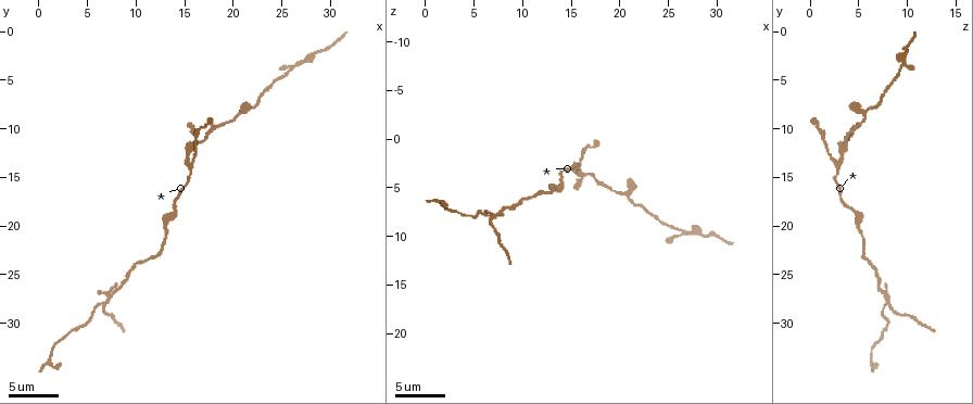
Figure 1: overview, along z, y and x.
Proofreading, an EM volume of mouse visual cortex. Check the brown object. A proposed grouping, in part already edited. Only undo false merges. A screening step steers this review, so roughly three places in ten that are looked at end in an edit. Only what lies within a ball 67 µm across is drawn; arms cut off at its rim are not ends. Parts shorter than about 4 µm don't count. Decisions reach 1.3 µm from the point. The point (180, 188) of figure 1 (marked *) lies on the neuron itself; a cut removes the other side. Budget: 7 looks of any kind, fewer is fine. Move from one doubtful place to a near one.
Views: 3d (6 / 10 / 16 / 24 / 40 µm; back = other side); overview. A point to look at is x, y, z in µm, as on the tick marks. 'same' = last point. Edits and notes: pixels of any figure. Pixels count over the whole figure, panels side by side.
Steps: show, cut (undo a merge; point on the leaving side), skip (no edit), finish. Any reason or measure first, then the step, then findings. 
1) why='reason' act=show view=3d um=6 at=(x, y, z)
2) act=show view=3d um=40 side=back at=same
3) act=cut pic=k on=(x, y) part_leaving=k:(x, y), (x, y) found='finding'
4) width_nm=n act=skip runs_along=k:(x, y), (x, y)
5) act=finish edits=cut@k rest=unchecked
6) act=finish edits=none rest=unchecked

why='three-way junction' act=show view=3d um=10 at=(15.6, 13.6, 3.0)

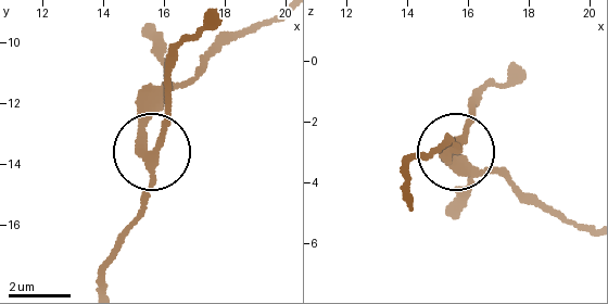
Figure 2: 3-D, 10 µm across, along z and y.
width_nm=270 act=skip found='all the same neuron'

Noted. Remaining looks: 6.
why='calibre changes' act=show view=3d um=10 at=(13.0, 20.0, 5.0)

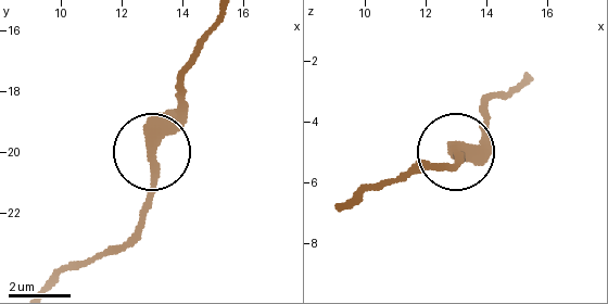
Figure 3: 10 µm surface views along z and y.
why='other side' act=show view=3d um=10 side=back at=(13.0, 19.9, 4.9)

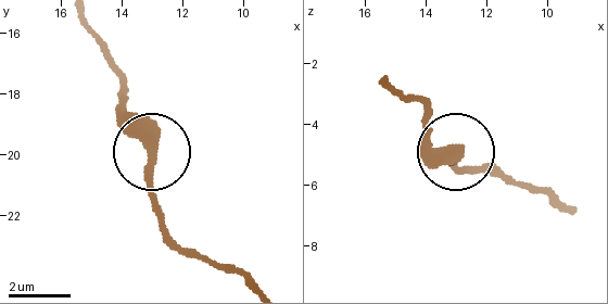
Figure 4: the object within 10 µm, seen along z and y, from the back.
act=skip found='all the same neuron'

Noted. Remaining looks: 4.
why='three-way junction' act=show view=3d um=10 at=(6.4, 27.8, 8.2)

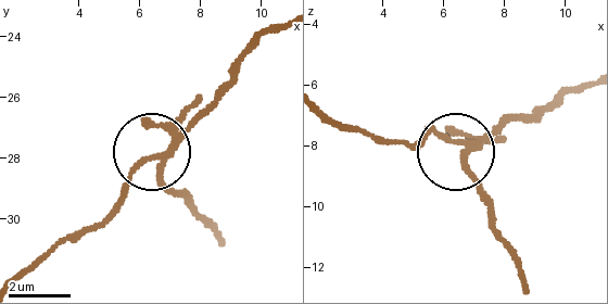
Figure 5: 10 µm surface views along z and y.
act=show view=3d um=6 at=same

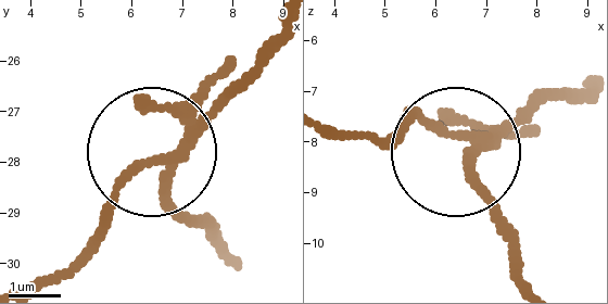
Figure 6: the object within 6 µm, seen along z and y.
width_nm=190 act=cut pic=6 on=(167, 205) part_leaving=6:(190, 148), (168, 195), (216, 235) found='two neurons meet here'

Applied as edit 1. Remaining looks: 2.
act=finish edits=cut@6 rest=unchecked

